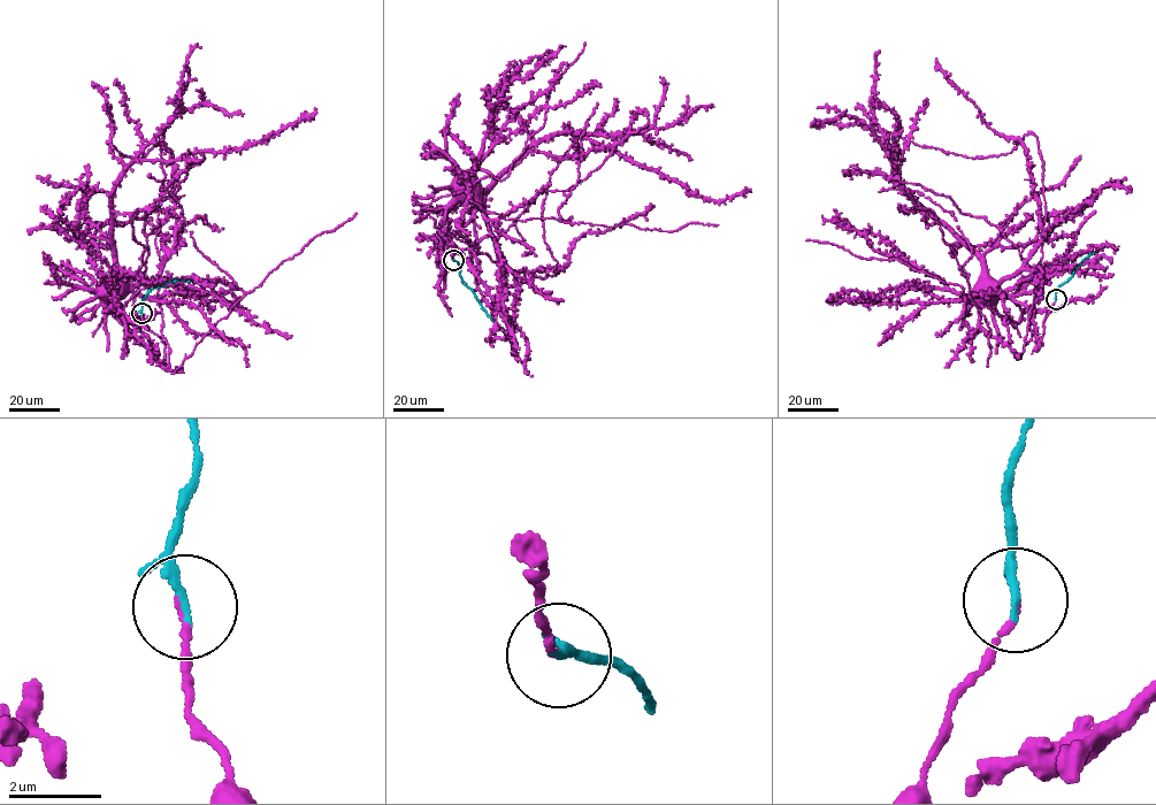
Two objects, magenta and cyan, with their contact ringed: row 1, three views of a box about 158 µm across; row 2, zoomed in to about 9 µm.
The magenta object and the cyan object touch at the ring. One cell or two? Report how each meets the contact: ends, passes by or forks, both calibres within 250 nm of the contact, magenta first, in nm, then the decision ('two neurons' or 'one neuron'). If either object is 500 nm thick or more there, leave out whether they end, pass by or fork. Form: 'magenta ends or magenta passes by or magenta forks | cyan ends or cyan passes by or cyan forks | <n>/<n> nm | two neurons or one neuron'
magenta ends | cyan passes by | 150/130 nm | one neuron

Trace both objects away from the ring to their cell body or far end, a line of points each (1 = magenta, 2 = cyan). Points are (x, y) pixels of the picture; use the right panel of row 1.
1: (1056, 299), (1043, 322), (1039, 347), (1033, 313), (988, 281)
2: (1056, 299), (1057, 288), (1094, 253)

